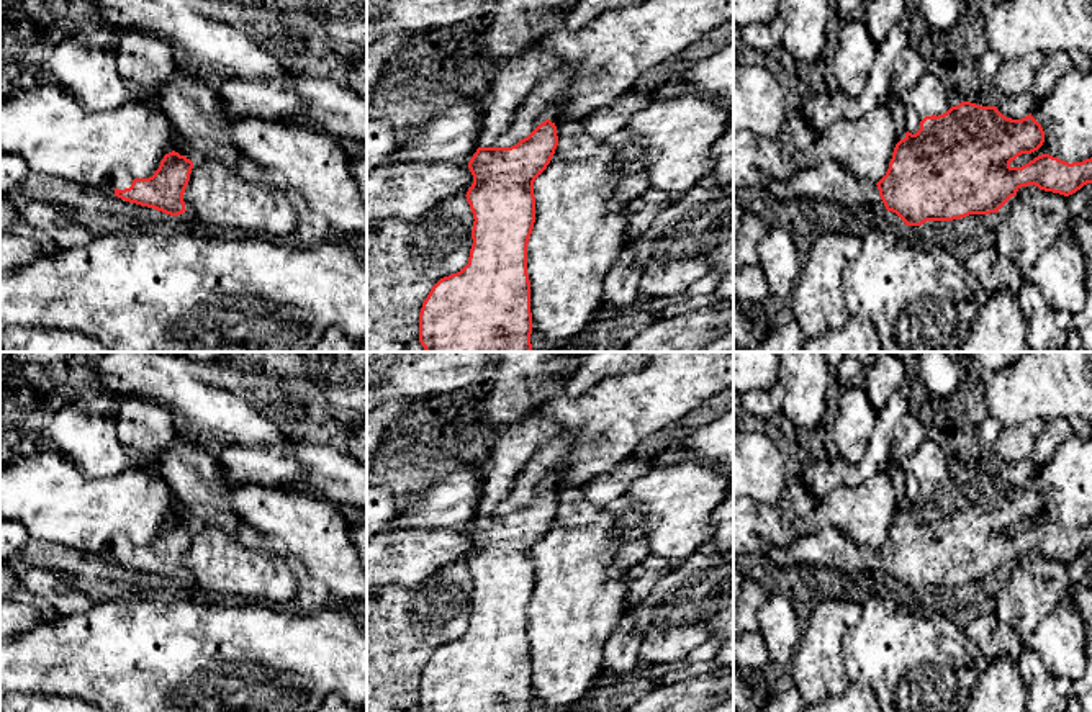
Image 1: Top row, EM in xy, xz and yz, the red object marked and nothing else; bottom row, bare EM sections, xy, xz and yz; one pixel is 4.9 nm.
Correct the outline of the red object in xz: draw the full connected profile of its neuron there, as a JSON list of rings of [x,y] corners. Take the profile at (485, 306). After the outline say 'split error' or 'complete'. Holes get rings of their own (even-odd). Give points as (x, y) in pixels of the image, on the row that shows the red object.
[[[544,38],[504,61],[485,97],[485,123],[480,147],[468,162],[473,183],[467,201],[473,213],[468,264],[440,278],[419,313],[419,342],[426,352],[530,352],[532,313],[527,273],[527,244],[535,223],[534,182],[550,164],[558,146],[557,126],[540,123],[511,147],[496,147],[516,110],[540,80],[562,65],[557,54],[542,46]]]; split error

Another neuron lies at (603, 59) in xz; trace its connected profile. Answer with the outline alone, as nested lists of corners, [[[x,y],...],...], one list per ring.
[[[643,0],[607,10],[580,29],[552,33],[542,46],[562,59],[562,65],[540,80],[516,110],[494,147],[511,147],[527,137],[540,123],[586,119],[634,90],[637,79],[665,59],[684,52],[704,34],[733,20],[733,0]]]

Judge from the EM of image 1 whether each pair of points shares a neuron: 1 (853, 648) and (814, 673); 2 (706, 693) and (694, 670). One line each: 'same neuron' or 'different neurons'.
1: different neurons
2: different neurons

